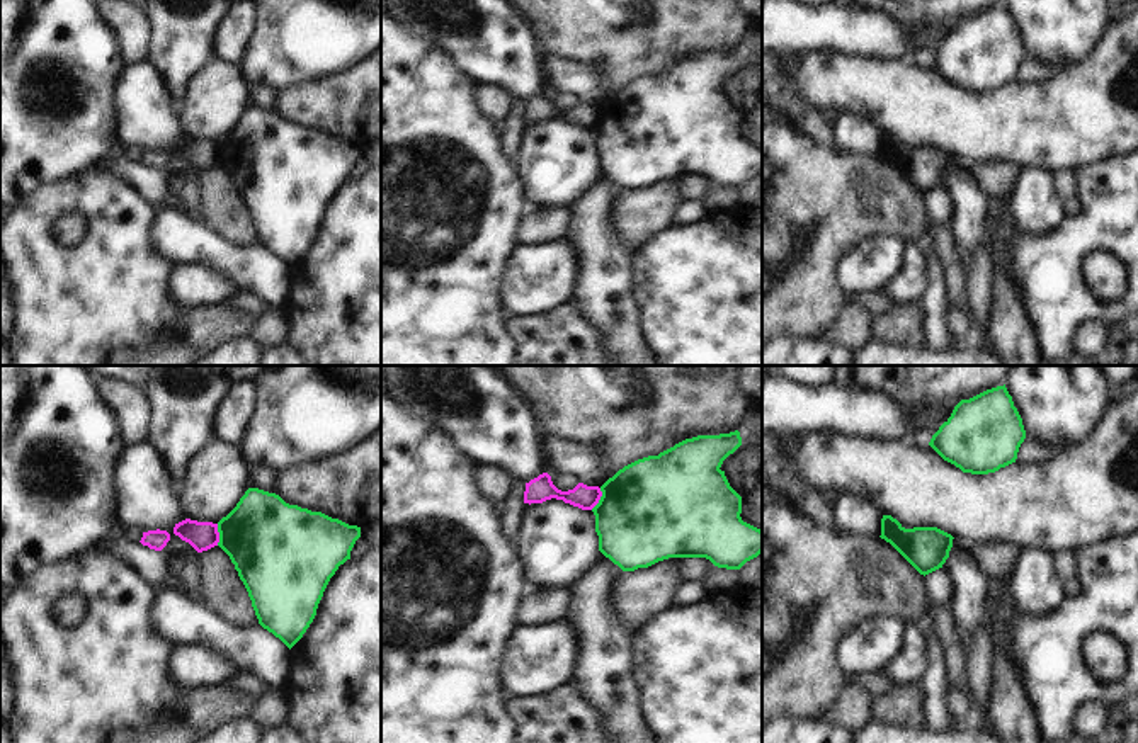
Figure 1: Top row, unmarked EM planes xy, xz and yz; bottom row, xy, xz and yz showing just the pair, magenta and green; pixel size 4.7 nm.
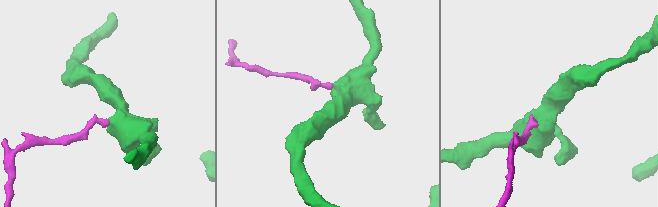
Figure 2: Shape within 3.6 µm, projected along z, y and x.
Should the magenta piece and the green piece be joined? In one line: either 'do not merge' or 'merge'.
do not merge

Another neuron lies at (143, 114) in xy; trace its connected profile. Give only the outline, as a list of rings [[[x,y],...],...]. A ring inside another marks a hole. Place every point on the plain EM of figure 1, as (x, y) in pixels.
[[[148,61],[128,63],[117,75],[112,88],[112,109],[116,121],[116,141],[122,146],[136,146],[143,151],[167,150],[174,156],[174,146],[185,139],[177,124],[177,111],[158,73]]]

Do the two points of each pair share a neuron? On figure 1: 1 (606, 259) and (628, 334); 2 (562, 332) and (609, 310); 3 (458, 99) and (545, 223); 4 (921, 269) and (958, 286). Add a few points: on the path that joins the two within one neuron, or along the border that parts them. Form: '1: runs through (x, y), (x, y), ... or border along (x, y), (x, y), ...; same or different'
1: runs through (606, 277), (606, 303), (613, 315); same
2: border along (568, 300), (603, 347); different
3: border along (526, 213), (521, 220), (516, 243); different
4: border along (919, 245), (926, 254); different

